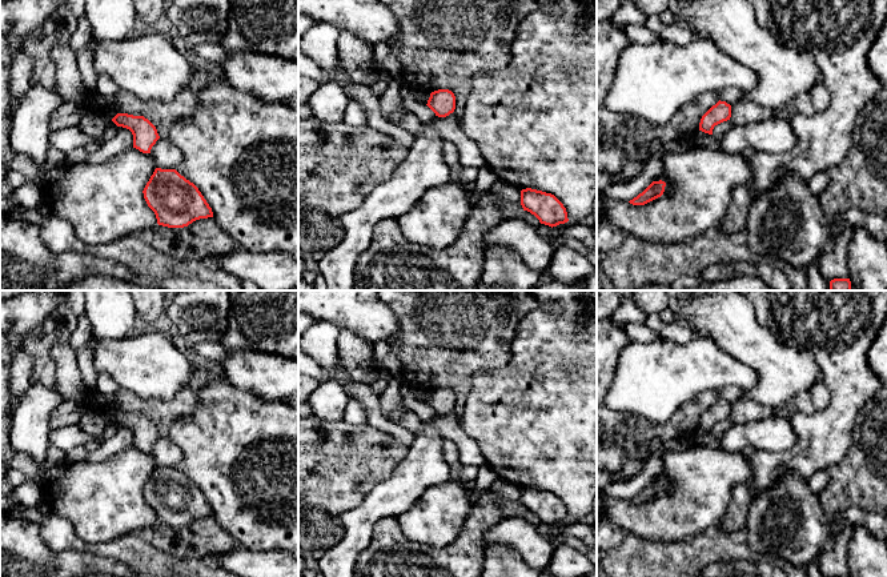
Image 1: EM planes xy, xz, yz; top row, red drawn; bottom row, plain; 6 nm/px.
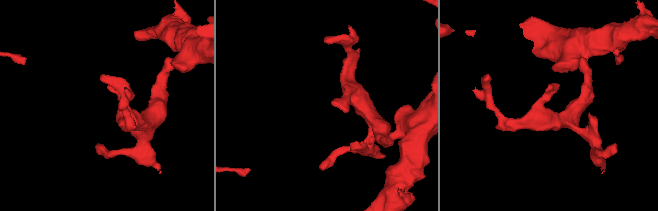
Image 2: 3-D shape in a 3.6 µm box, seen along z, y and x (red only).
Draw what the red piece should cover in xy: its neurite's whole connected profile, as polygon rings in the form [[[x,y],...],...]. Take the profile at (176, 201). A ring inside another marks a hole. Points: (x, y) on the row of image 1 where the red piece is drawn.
[[[156,168],[143,193],[158,225],[184,228],[196,220],[213,217],[198,188],[176,169]]]

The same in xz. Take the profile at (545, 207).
[[[526,188],[521,191],[523,211],[534,215],[541,224],[557,227],[569,221],[563,204],[551,193]]]

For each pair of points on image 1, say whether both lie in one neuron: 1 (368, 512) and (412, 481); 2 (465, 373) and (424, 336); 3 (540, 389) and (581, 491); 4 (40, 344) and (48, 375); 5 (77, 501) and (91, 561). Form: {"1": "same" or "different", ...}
{"1": "same", "2": "same", "3": "same", "4": "same", "5": "different"}

